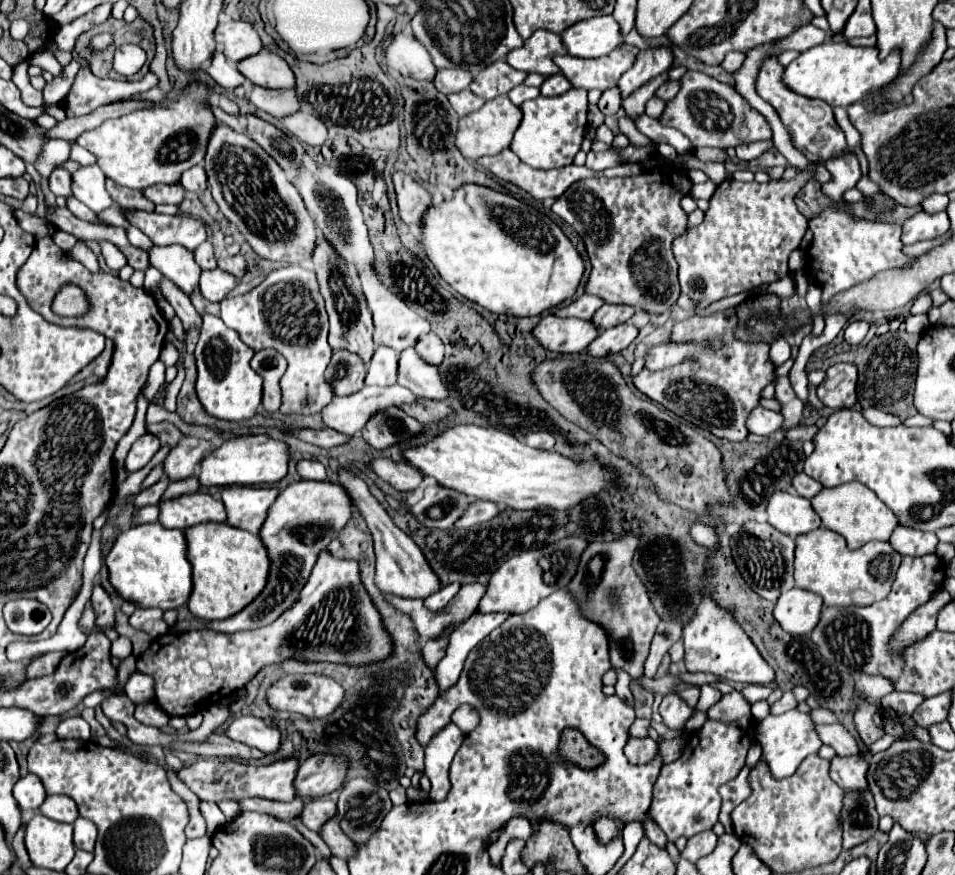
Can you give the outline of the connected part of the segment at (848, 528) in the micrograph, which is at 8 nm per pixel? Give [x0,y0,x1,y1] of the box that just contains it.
[811,482,899,550]

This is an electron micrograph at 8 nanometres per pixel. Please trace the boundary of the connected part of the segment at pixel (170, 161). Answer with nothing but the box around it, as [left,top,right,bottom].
[77,80,217,190]

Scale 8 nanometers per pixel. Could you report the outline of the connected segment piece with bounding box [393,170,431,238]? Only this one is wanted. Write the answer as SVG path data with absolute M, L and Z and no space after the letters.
M401 170L393 172L393 184L395 184L395 194L397 194L399 216L419 238L421 212L425 212L425 206L431 204L431 196L417 180L413 180L409 174Z

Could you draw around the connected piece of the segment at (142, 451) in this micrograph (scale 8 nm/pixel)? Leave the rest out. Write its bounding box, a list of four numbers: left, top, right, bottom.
[125,432,161,472]

